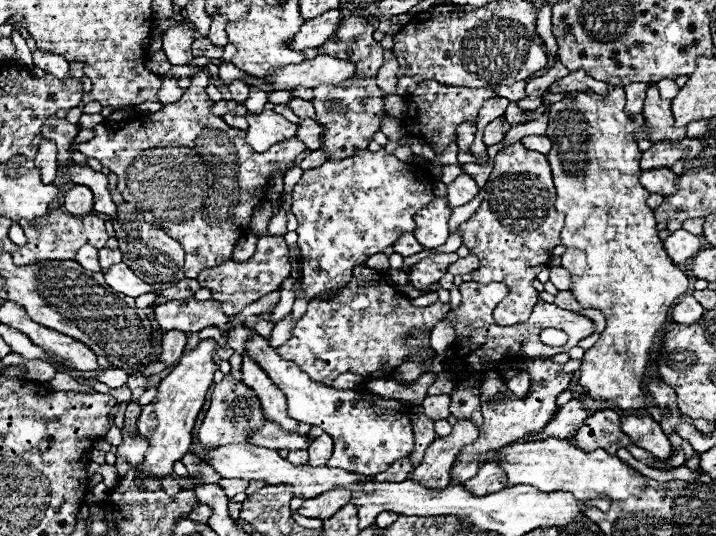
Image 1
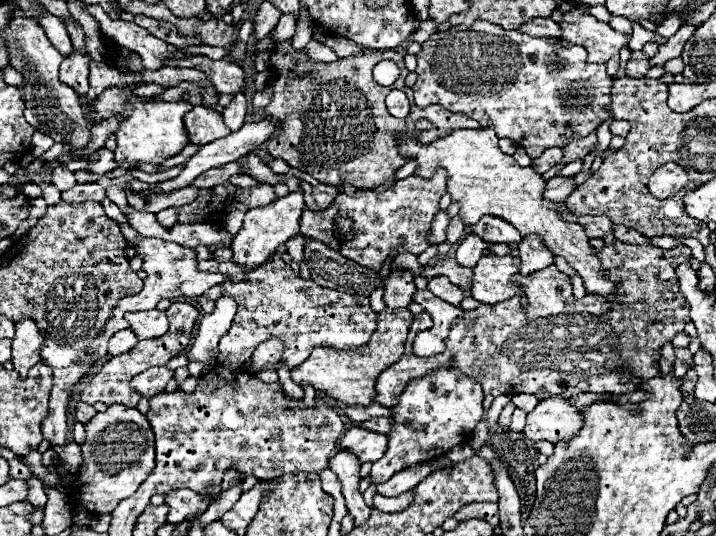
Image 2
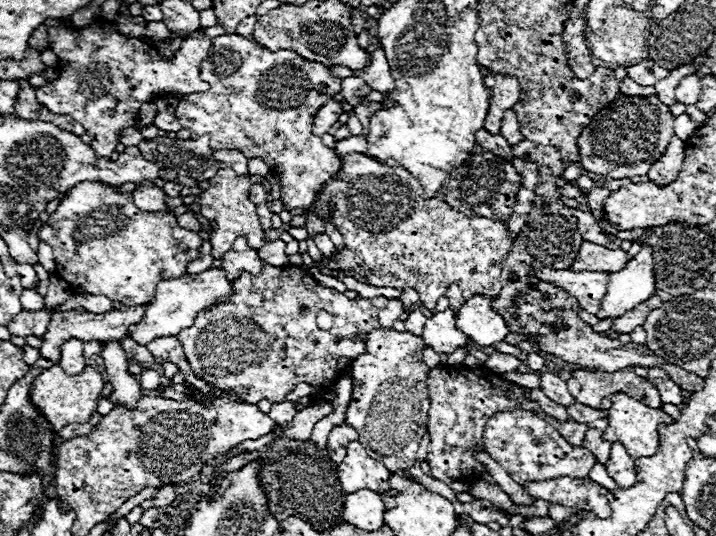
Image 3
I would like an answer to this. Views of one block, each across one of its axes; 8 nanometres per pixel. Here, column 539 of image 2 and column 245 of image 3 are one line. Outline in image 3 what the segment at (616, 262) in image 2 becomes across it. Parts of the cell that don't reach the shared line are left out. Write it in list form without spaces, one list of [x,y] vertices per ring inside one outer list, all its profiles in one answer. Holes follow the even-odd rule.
[[[266,264],[264,272],[260,276],[250,276],[250,272],[242,272],[234,280],[234,294],[228,304],[220,304],[220,308],[208,308],[208,312],[200,312],[196,318],[196,324],[192,328],[186,328],[180,332],[180,342],[184,348],[186,358],[190,360],[190,368],[196,376],[206,380],[208,384],[216,388],[232,388],[238,396],[244,396],[244,400],[256,404],[262,398],[268,398],[274,402],[284,402],[284,396],[296,388],[296,384],[304,382],[320,390],[312,390],[310,400],[318,402],[328,394],[330,386],[336,384],[336,380],[350,368],[350,364],[356,360],[356,356],[366,352],[366,342],[358,338],[358,334],[368,334],[372,330],[378,330],[378,312],[386,308],[390,298],[376,296],[376,298],[362,298],[362,300],[350,300],[342,292],[334,288],[320,286],[306,270],[298,266],[286,266],[276,268]],[[320,310],[326,310],[332,314],[334,326],[330,330],[320,330],[316,326],[316,314]],[[224,318],[234,318],[240,322],[220,322]],[[336,336],[342,336],[342,342],[336,342]]]

